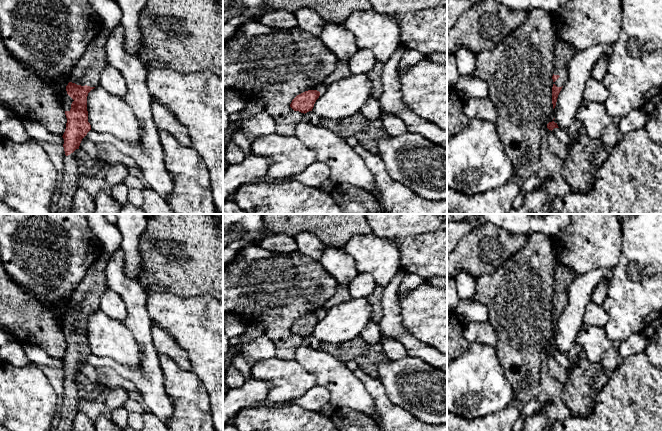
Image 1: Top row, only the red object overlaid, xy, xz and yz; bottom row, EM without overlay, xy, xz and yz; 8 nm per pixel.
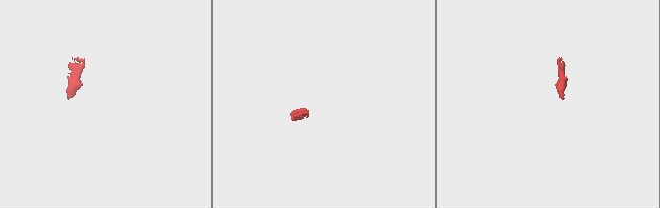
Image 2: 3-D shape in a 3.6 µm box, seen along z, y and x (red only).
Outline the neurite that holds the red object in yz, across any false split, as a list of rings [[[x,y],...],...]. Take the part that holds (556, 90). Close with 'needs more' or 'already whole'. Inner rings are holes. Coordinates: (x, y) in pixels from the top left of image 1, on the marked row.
[[[560,39],[554,44],[554,71],[553,71],[553,87],[552,87],[552,104],[553,109],[556,106],[558,95],[567,81],[569,61],[579,50],[573,48],[569,44]]]; needs more

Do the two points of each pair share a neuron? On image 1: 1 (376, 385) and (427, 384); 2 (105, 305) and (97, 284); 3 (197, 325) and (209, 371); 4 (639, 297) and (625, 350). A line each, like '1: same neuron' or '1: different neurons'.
1: different neurons
2: different neurons
3: same neuron
4: different neurons

